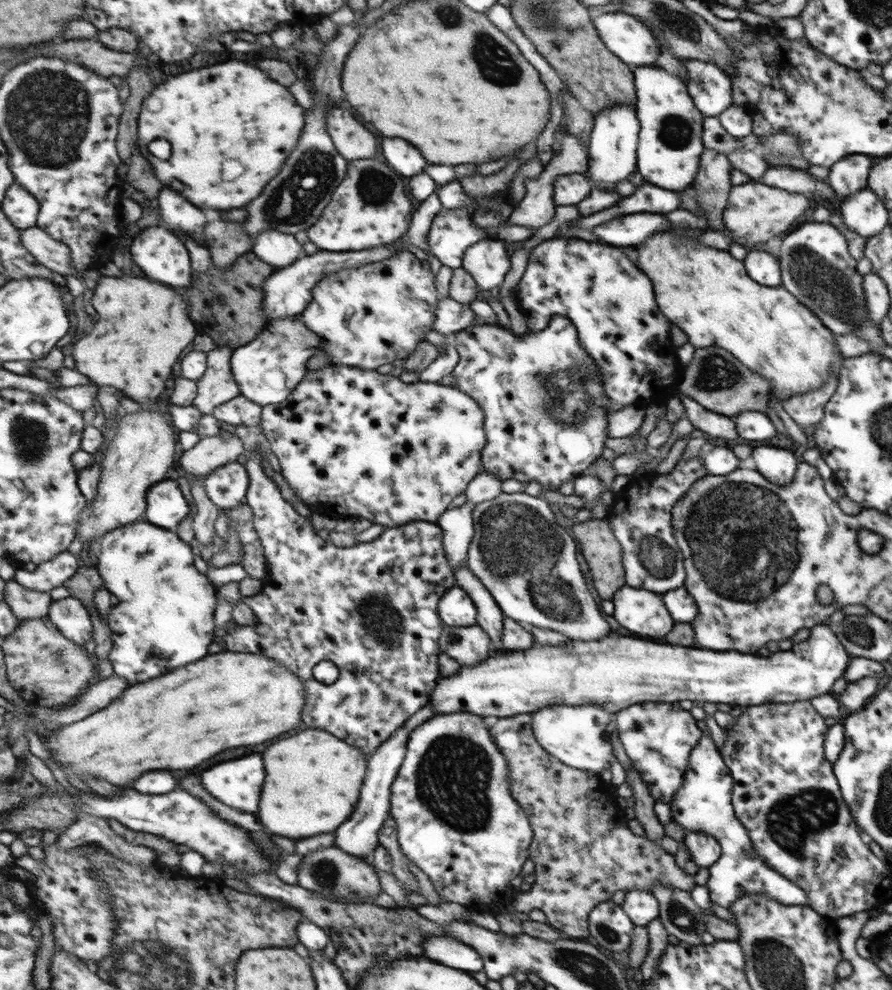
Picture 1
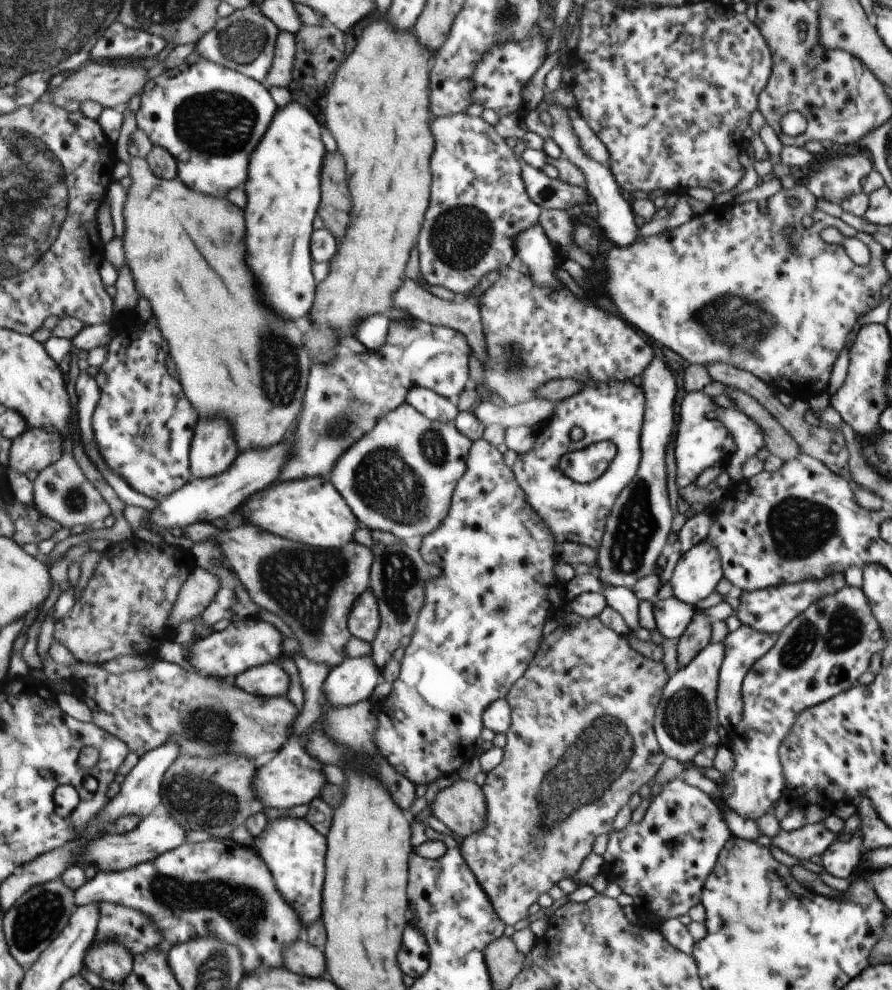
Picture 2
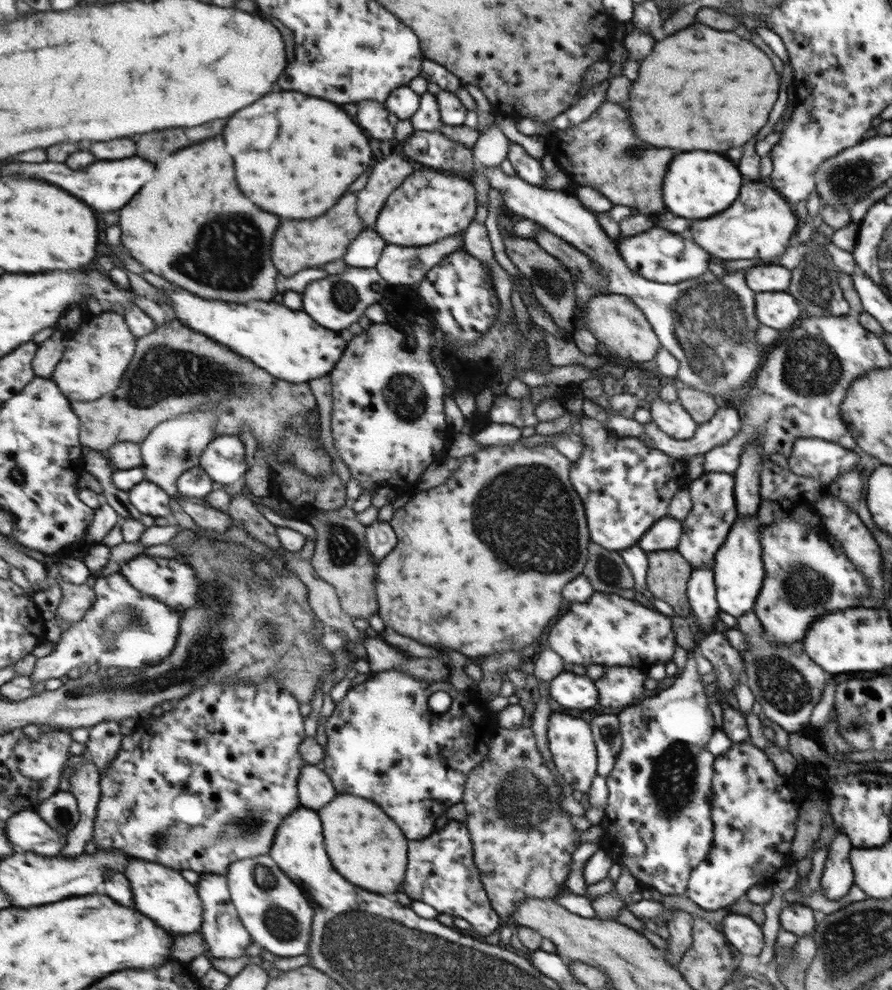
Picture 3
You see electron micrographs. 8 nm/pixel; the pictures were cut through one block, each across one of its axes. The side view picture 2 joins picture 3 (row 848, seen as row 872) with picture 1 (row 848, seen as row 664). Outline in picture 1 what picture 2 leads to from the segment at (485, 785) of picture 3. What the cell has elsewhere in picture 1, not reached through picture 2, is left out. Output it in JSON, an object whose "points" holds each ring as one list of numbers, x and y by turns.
{"points":[[531,713,488,721,491,734,495,734,495,742,499,742,498,749,502,754,507,754,507,762,511,762,511,790,515,790,515,798,523,802,523,812,527,812,527,818,535,822,535,850,531,850,535,881,527,892,515,896,512,908,519,913,540,910,547,924,562,933,564,938,584,940,590,934,591,910,604,901,610,901,613,892,651,891,655,885,691,891,695,886,693,876,674,862,674,855,630,829,628,813,616,804,617,796,608,782,587,774,587,771,567,766,554,755,547,754,534,737,531,724]]}

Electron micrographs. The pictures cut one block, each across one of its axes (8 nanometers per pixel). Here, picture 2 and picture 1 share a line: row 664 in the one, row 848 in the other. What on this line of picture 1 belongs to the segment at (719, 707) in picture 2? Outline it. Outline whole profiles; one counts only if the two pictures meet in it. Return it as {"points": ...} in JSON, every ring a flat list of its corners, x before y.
{"points":[[703,734,695,743,688,756,687,768,683,772,681,786,672,794,672,801,669,801,668,805,671,820,683,830,700,830,710,834,720,846,719,858,707,869,709,878,705,886,709,891,709,901,721,908,729,909,739,897,755,894,786,905,803,906,808,910,809,901,805,892,767,866,752,849,750,836,734,815,730,803,731,775,710,736]]}

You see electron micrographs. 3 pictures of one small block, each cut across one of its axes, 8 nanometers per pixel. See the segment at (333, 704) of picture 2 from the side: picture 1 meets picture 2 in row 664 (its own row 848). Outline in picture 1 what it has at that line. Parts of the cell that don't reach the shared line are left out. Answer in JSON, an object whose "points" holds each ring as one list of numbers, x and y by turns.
{"points":[[401,724,400,728,386,738,377,749,371,753,367,761,367,782,363,782,363,794,359,794,359,806,355,806,355,814,347,818,347,822,335,832,335,845,340,850,359,859,368,859,378,845,378,830,389,812,390,784,397,774,397,769,406,751,408,730]]}

